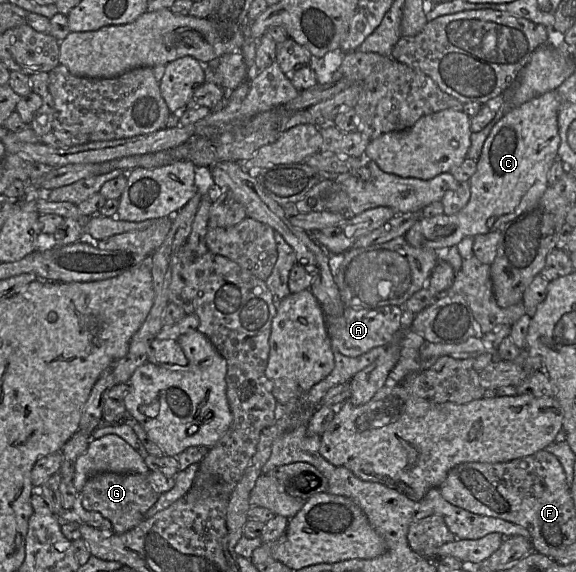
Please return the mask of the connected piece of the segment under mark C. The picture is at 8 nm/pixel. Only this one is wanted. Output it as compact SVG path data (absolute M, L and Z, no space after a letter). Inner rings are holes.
M555 90L544 93L519 107L508 110L489 133L477 169L469 180L471 195L467 205L455 215L441 214L423 217L404 235L416 248L448 249L468 236L475 237L490 231L502 230L503 226L538 203L548 188L548 172L558 157L560 135L558 129L559 101Z

